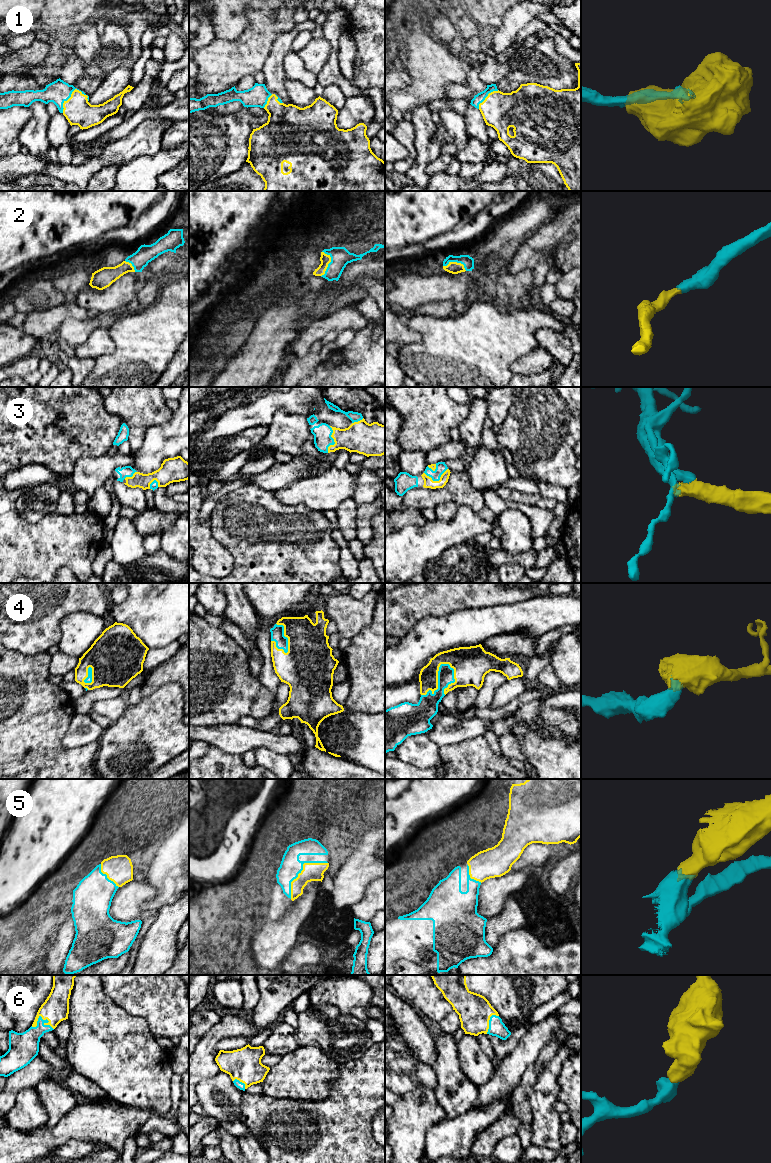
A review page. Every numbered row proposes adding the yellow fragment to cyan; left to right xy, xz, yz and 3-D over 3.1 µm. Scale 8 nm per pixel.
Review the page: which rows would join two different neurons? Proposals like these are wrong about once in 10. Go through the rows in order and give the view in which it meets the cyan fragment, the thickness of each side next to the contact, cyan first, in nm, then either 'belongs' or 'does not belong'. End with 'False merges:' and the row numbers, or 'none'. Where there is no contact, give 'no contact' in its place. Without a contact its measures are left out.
1: xy | 180/220 nm | belongs
2: xz | 160/90 nm | belongs
3: xz | 150/260 nm | belongs
4: yz | 170/240 nm | belongs
5: xz | 170/140 nm | belongs
6: xy | 200/220 nm | belongs
False merges: none

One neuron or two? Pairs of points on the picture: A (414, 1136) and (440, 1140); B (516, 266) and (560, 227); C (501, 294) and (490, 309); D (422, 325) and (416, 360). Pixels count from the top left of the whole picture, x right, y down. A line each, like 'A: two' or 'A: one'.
A: two
B: one
C: two
D: one

